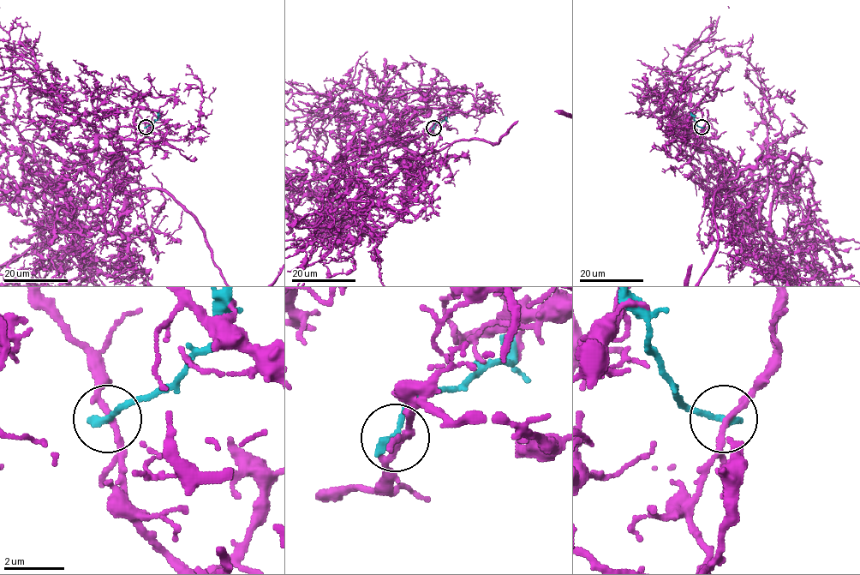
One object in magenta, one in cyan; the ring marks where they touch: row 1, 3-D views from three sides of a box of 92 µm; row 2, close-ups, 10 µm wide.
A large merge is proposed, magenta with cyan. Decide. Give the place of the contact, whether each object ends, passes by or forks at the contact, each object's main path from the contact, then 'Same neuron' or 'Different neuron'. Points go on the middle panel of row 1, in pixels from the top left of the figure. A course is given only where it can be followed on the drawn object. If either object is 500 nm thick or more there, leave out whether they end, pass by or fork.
Place: (433, 128). At the ring magenta passes by. At the ring cyan ends. Course of magenta: (433, 128), (446, 112), (414, 108), (370, 130), (412, 154), (361, 212). Course of cyan: (433, 128), (436, 123), (446, 120), (444, 116). Different neuron

